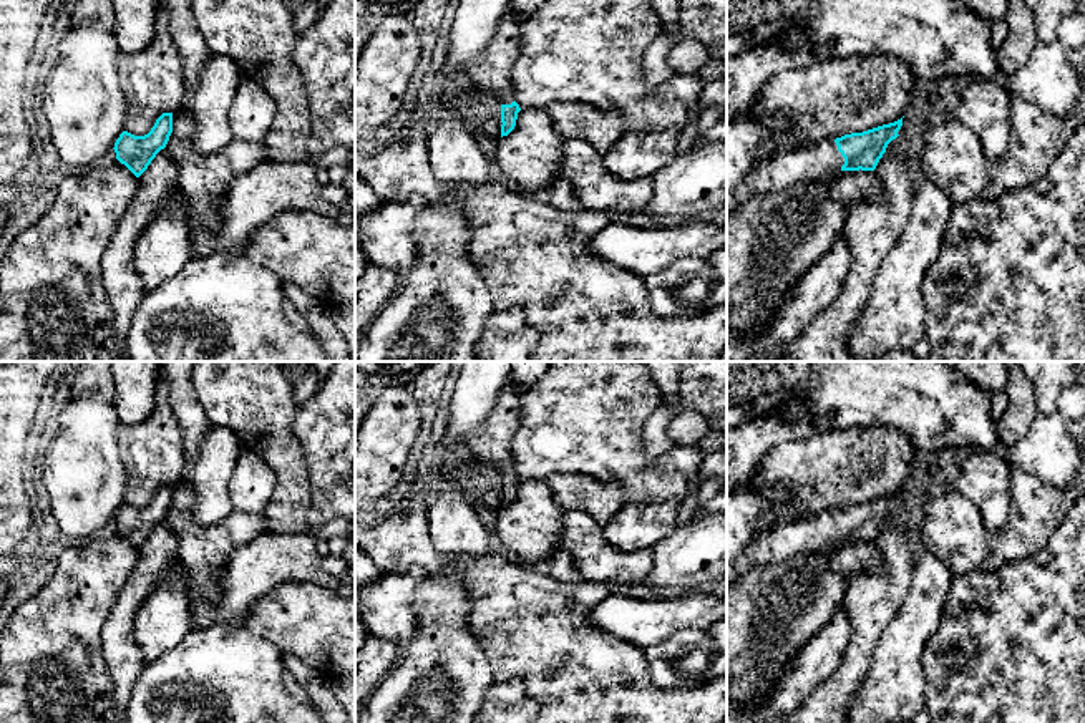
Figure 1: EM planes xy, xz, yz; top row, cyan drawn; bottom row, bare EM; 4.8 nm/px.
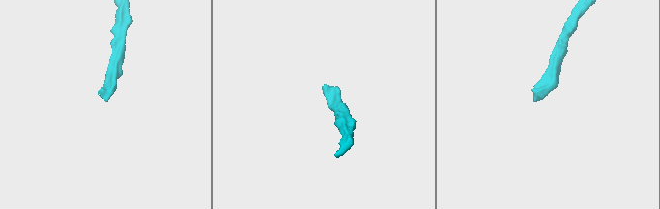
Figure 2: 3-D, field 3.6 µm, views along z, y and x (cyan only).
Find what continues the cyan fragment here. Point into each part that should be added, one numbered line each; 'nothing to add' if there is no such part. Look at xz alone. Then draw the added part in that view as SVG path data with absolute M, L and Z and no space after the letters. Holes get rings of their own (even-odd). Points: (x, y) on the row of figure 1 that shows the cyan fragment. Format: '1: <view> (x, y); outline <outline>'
1: xz (490, 72); outline M508 7L491 43L466 68L470 85L493 95L501 104L514 101L511 70L519 50L518 27L519 20Z

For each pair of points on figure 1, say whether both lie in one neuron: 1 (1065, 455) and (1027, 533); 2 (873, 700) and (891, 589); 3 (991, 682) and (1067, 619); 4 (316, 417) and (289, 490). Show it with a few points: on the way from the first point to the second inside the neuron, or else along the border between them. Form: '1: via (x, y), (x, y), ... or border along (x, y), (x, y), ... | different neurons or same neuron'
1: border along (1016, 466), (1047, 485), (1067, 488) | different neurons
2: border along (906, 592), (898, 611), (881, 632), (870, 662) | different neurons
3: via (1009, 677), (1049, 637) | same neuron
4: border along (296, 413), (294, 438), (304, 455), (311, 490) | different neurons

